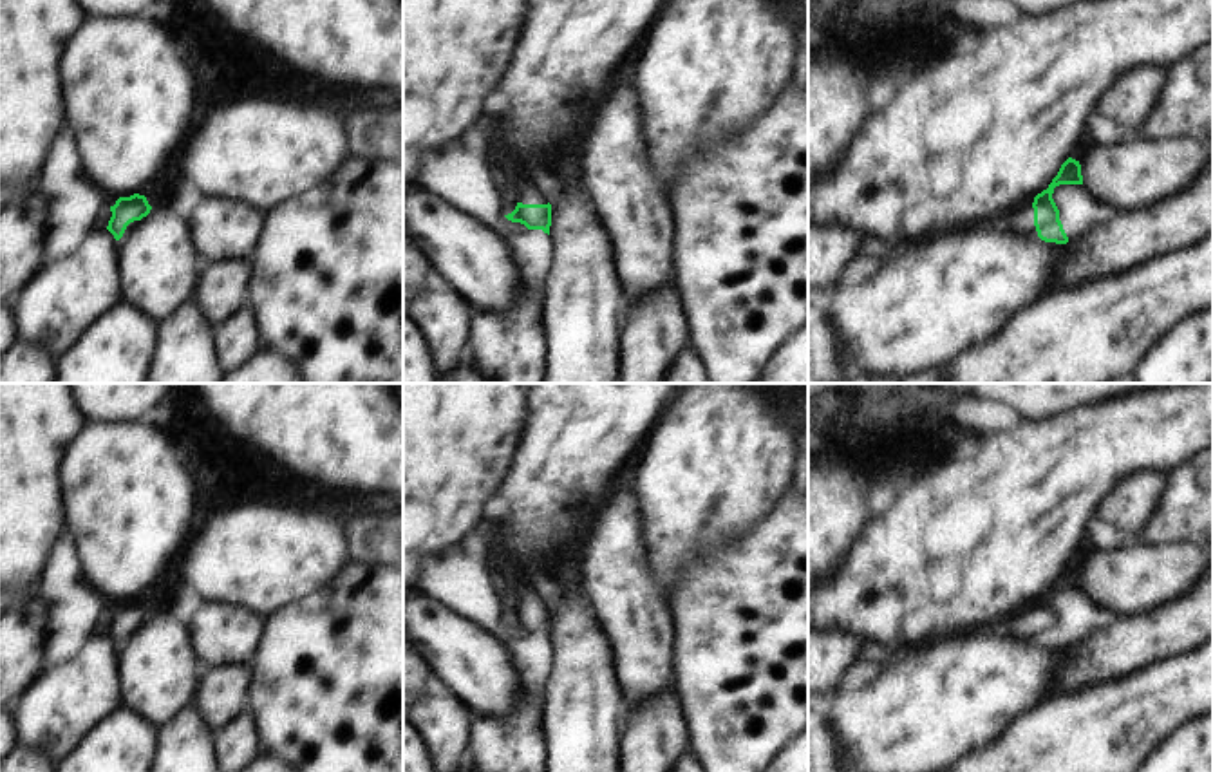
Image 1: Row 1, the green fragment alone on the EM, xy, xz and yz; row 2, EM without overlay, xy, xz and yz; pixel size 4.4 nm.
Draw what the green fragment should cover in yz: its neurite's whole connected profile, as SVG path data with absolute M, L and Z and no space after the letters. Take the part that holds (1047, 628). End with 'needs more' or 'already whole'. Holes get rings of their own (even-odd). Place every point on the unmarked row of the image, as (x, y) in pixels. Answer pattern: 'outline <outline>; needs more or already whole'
outline M1068 562L1047 595L1034 602L1034 607L1021 618L1007 620L1005 629L1020 638L1039 642L1045 647L1067 649L1068 642L1059 626L1059 615L1052 604L1059 589L1083 589L1079 566Z; needs more

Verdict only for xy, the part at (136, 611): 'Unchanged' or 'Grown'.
Grown

